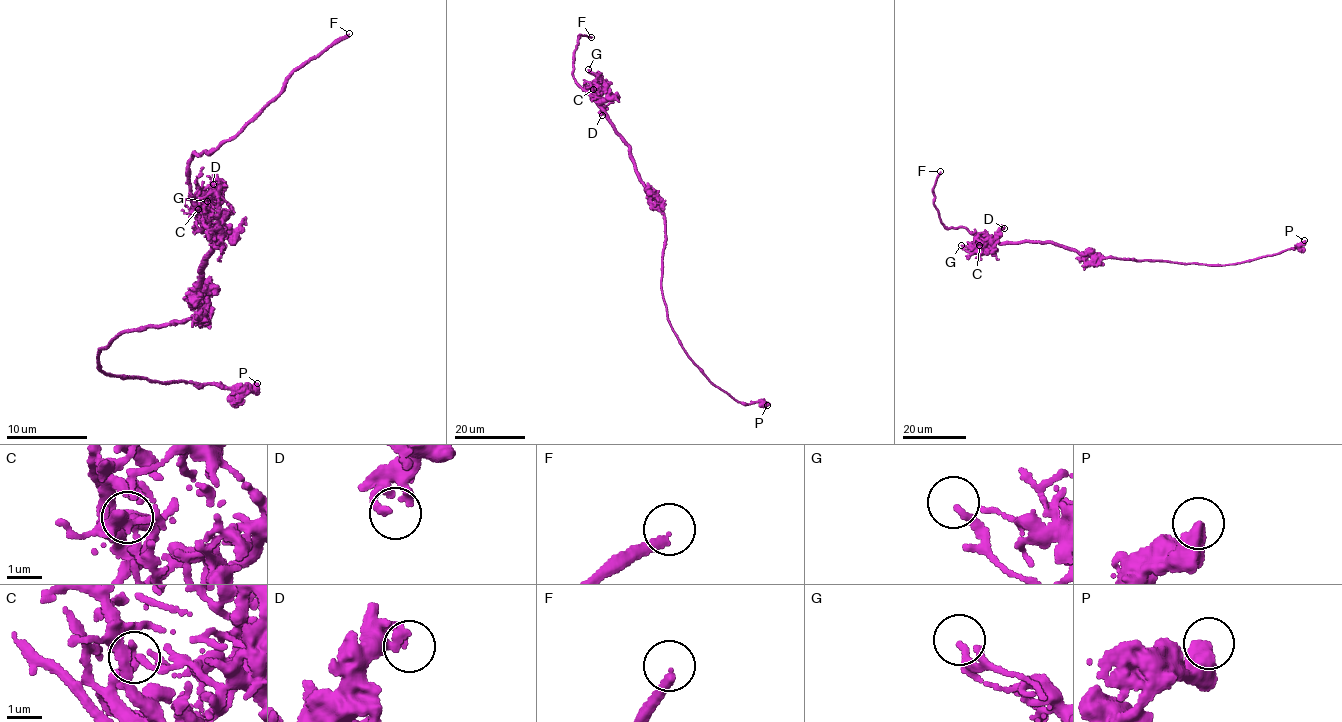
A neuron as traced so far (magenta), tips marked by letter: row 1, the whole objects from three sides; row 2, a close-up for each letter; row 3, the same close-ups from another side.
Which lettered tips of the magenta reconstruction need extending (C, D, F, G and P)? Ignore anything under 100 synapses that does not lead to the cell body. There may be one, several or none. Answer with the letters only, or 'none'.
F

